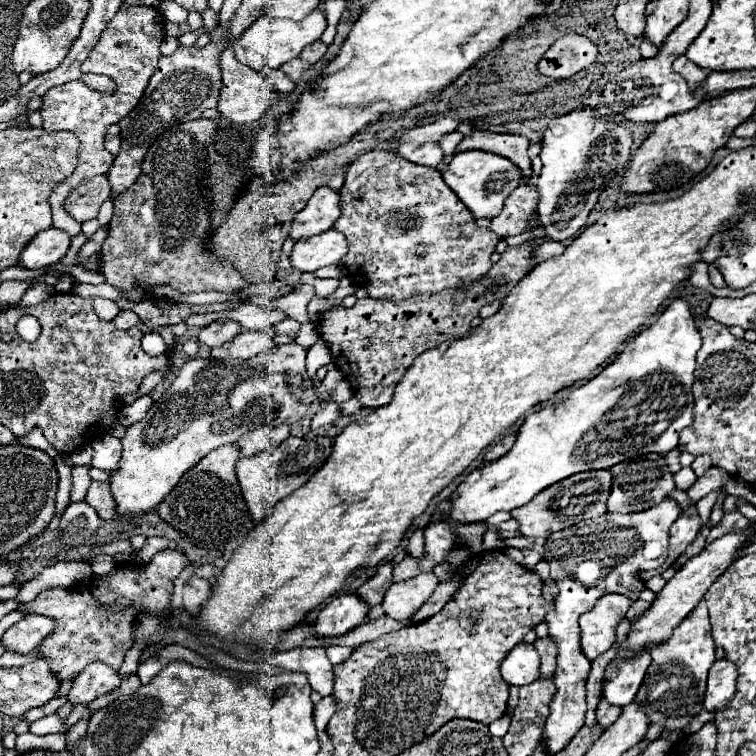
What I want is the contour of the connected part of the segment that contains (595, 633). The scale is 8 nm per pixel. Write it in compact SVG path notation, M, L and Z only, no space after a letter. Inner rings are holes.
M620 594L602 596L596 606L580 616L582 628L582 652L588 660L594 660L602 652L610 650L616 642L616 626L626 616L632 600Z

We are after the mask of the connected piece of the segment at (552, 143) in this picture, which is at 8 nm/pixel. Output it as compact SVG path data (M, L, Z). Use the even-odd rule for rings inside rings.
M580 108L566 116L550 120L542 140L542 172L536 188L540 192L540 204L536 208L538 220L544 224L550 240L564 242L578 236L594 208L600 188L610 182L614 174L626 168L630 160L632 134L618 122L604 122L594 108Z

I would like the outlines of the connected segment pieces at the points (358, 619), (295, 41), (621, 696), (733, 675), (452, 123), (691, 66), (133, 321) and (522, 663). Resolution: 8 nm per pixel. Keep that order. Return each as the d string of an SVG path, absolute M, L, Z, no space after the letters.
M344 594L334 598L326 608L318 612L318 620L314 626L316 638L334 638L350 632L352 628L364 624L368 606L356 594Z
M314 10L302 22L292 22L292 20L282 20L282 18L276 18L270 22L268 16L262 16L260 20L254 20L252 26L232 44L232 50L234 50L236 60L250 66L252 70L260 72L264 66L280 68L284 62L296 58L304 46L316 42L324 30L326 30L326 18L322 10Z
M640 652L636 660L628 660L628 664L620 664L620 668L612 668L612 672L606 672L604 698L616 706L630 704L644 680L648 666L650 666L650 654Z
M726 658L716 660L708 674L704 706L708 710L718 710L720 706L724 706L730 700L730 696L734 696L736 678L738 678L738 670L730 660L726 660Z
M440 118L440 120L432 122L432 124L424 124L424 126L406 130L404 136L398 140L398 146L406 144L406 142L416 142L416 144L440 142L446 134L456 132L456 130L458 130L458 122L456 120L452 120L452 118Z
M680 56L674 62L674 72L678 72L686 80L690 92L696 92L696 84L700 84L700 80L704 80L704 76L706 76L706 72L702 68L698 68L694 62L690 62L686 56Z
M124 310L124 312L122 312L120 316L116 316L112 322L114 322L114 326L116 326L116 328L122 328L122 330L126 330L126 328L132 328L132 326L142 326L144 334L148 334L148 328L146 328L144 324L140 324L138 316L136 316L134 312L130 312L130 310Z
M518 644L500 666L502 678L510 686L526 686L540 678L540 656L532 644Z

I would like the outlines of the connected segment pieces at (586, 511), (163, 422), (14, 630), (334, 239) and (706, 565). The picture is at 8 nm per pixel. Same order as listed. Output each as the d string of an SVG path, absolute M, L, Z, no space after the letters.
M610 470L580 472L576 476L570 476L568 480L562 480L560 484L552 484L552 488L546 488L544 492L540 492L540 496L536 496L536 500L530 500L526 506L516 508L510 514L514 520L518 520L518 524L520 524L518 532L522 536L546 538L552 532L578 524L580 520L590 520L590 518L602 516L606 512L610 484L612 484Z
M286 344L286 346L276 346L270 352L252 356L250 360L216 360L216 358L192 358L188 360L176 380L168 386L164 396L156 400L144 420L138 424L130 426L126 430L126 436L122 438L122 460L120 460L120 470L112 474L110 478L110 488L112 496L116 500L116 510L118 510L118 520L128 520L134 518L136 514L148 512L154 506L158 506L164 496L178 484L178 480L188 472L196 462L200 462L208 452L234 444L244 436L246 432L260 428L264 424L272 424L276 418L276 412L280 410L280 394L286 392L288 376L304 376L306 374L306 354L308 348L300 344Z
M36 614L24 616L14 626L10 626L2 636L4 650L28 654L30 650L40 646L40 642L52 632L52 628L54 620L48 616L36 616Z
M326 230L318 236L298 240L292 250L290 264L300 272L316 272L322 266L336 264L348 254L348 242L338 230Z
M746 528L746 532L730 532L730 534L724 534L722 538L710 542L700 554L696 554L694 558L690 558L676 572L676 576L670 582L666 582L664 590L652 602L652 608L646 614L642 614L636 624L632 624L632 628L628 632L628 638L620 646L620 652L628 650L628 648L630 650L642 650L644 644L648 644L648 642L658 644L660 640L668 638L672 634L672 630L696 608L696 604L704 598L704 594L716 582L716 578L720 578L724 574L724 570L732 566L732 562L738 558L738 552L742 548L746 548L744 536L748 536L748 532L752 532L752 530Z

